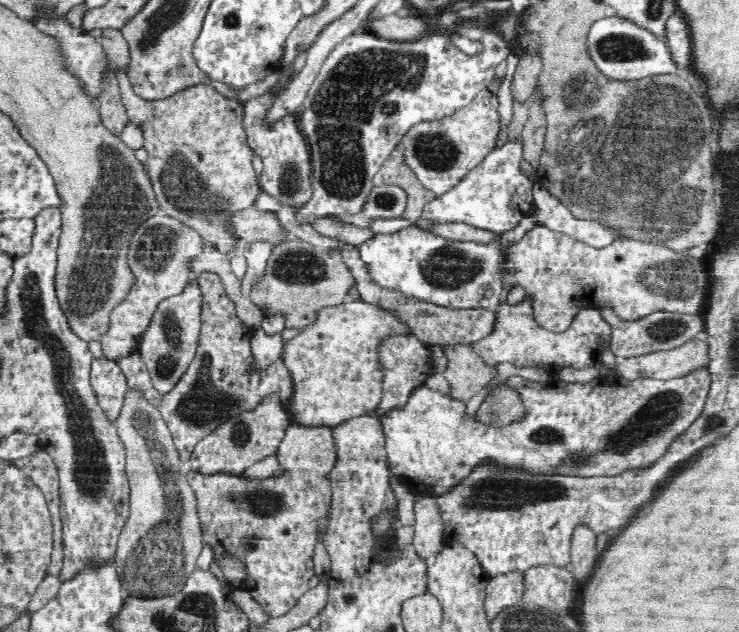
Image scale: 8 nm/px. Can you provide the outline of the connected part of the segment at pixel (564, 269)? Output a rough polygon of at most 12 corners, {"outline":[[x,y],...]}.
{"outline":[[544,226],[510,245],[543,329],[610,304],[627,321],[708,308],[708,254]]}

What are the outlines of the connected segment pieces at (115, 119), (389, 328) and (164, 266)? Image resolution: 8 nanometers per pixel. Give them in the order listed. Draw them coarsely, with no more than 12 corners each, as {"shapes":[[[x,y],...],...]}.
{"shapes":[[[115,72],[98,104],[101,121],[115,136],[130,123]],[[362,300],[324,308],[284,344],[289,424],[378,406],[375,346],[393,314]],[[166,214],[128,248],[134,286],[100,337],[106,358],[139,352],[157,304],[192,280],[206,242]]]}

